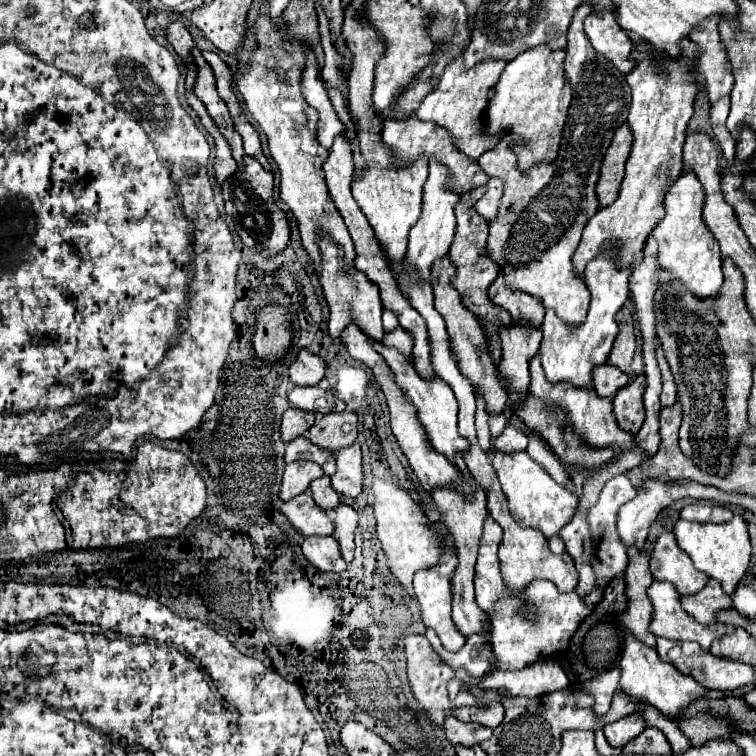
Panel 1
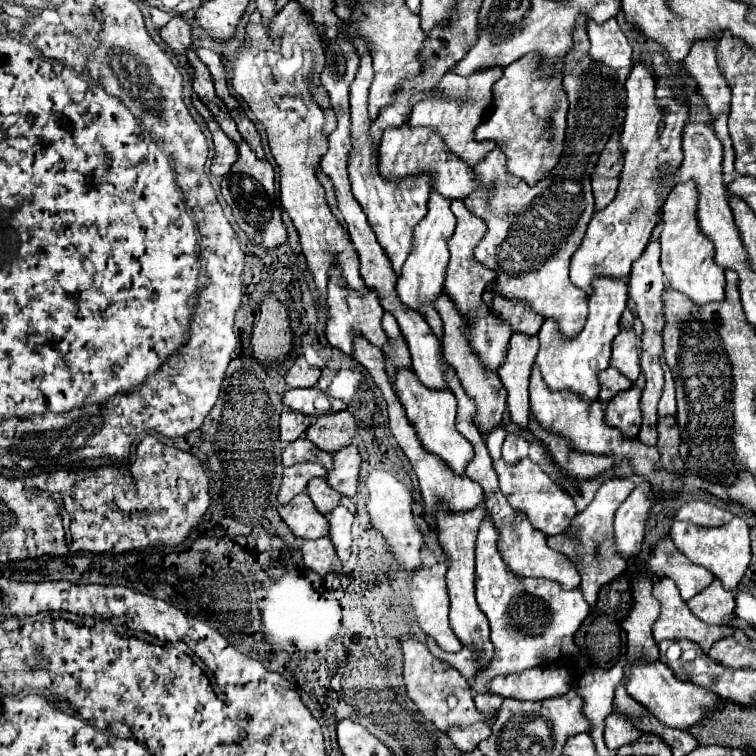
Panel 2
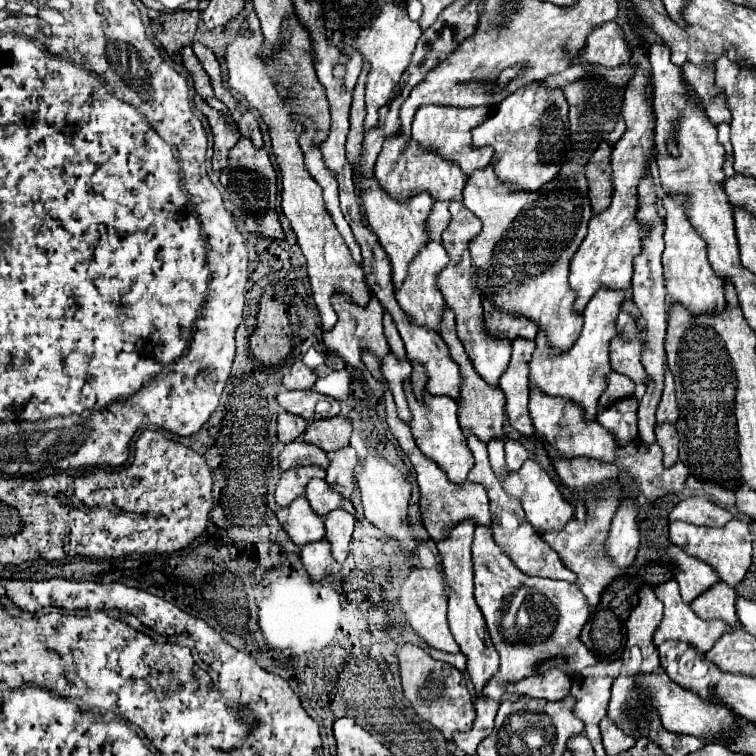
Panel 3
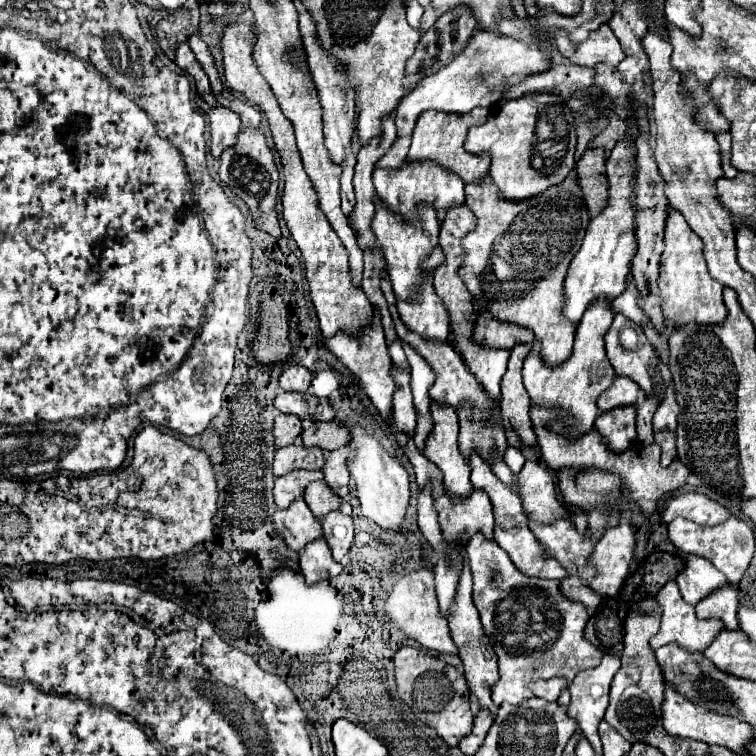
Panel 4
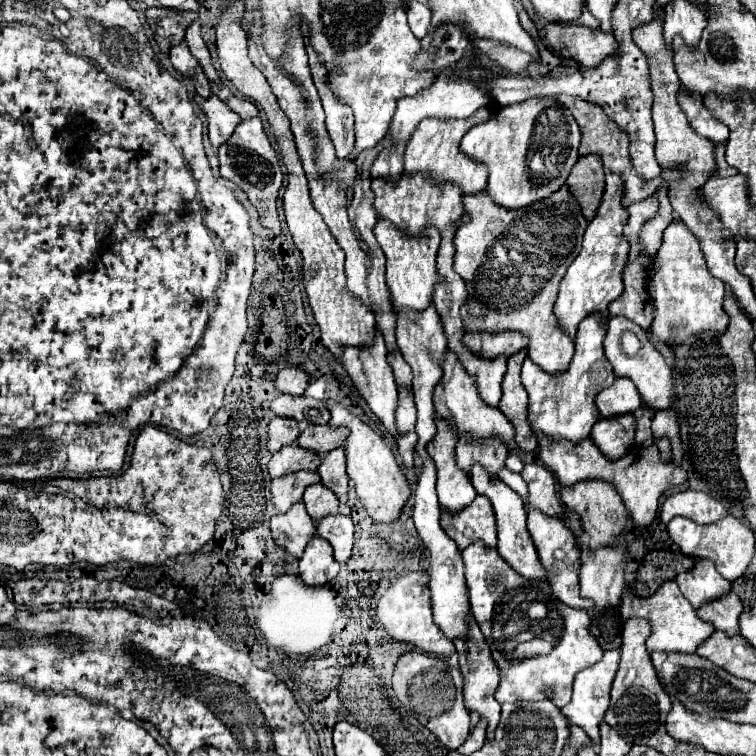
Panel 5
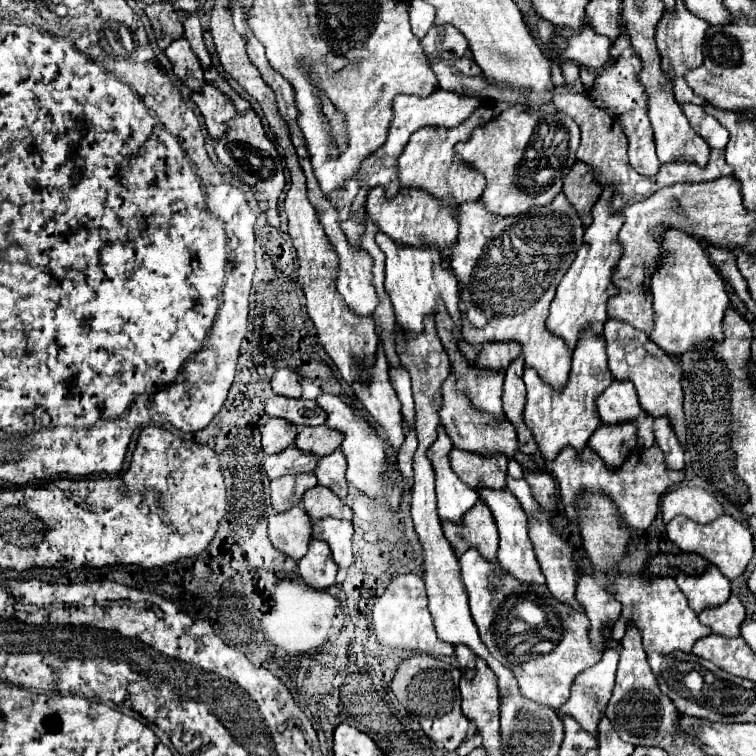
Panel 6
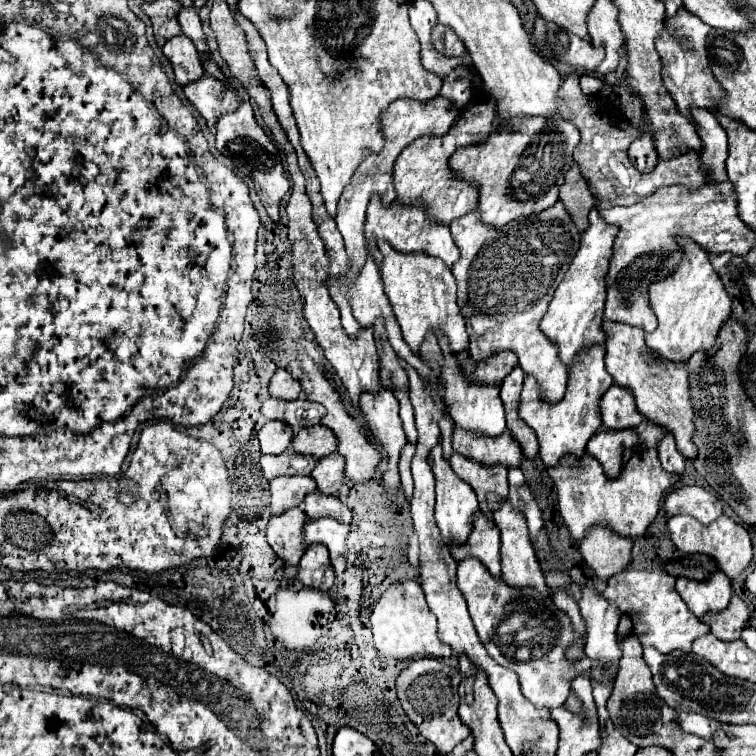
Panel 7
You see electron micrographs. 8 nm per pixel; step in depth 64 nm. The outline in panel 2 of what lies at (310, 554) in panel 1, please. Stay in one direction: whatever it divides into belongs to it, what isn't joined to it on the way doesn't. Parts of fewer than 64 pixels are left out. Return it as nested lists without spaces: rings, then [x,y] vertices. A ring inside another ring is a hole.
[[[328,536],[318,538],[318,540],[306,540],[302,544],[302,556],[304,556],[304,564],[310,570],[318,572],[320,576],[342,570],[342,562],[336,556],[334,544],[332,544],[332,540]]]

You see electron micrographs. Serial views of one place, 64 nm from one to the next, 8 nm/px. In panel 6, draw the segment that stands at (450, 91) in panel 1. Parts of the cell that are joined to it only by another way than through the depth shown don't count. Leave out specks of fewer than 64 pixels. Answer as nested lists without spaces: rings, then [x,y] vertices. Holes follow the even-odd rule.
[[[476,110],[468,120],[464,120],[456,128],[438,128],[438,126],[428,128],[428,126],[424,126],[418,132],[414,132],[410,136],[400,160],[398,160],[400,186],[402,188],[422,188],[422,190],[434,194],[436,198],[452,196],[456,200],[456,204],[462,204],[466,200],[476,200],[482,194],[486,180],[480,172],[476,172],[474,168],[464,164],[464,160],[454,152],[454,146],[458,142],[464,142],[476,126],[486,124],[492,118],[494,118],[492,110]]]

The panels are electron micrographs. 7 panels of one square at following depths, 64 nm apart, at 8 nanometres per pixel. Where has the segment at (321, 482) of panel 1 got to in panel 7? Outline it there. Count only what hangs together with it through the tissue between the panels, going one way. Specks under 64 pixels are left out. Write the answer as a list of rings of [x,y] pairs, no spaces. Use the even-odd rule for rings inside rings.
[[[310,492],[304,498],[304,512],[310,520],[314,518],[336,518],[336,520],[344,520],[348,522],[350,512],[346,510],[346,506],[332,494],[322,494],[322,492]]]

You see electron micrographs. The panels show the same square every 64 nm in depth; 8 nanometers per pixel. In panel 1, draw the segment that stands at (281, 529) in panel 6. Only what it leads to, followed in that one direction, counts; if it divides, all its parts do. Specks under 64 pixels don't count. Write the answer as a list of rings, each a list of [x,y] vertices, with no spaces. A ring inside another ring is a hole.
[[[310,490],[288,502],[282,502],[280,512],[286,514],[292,526],[304,536],[330,536],[334,532],[332,518],[328,516],[328,512],[316,506]]]

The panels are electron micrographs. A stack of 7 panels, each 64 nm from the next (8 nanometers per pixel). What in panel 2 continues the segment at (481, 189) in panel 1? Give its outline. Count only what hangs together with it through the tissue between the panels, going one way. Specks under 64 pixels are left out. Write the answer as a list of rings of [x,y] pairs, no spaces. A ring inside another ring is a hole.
[[[454,200],[452,202],[452,212],[458,220],[456,230],[452,234],[452,238],[448,240],[448,248],[450,248],[450,262],[448,262],[448,270],[446,270],[446,280],[444,280],[444,290],[448,292],[448,296],[454,300],[454,304],[458,306],[458,310],[462,312],[464,320],[466,320],[466,336],[472,344],[472,350],[480,356],[480,360],[484,362],[484,366],[488,370],[498,370],[502,360],[504,360],[504,352],[508,346],[508,340],[512,336],[512,328],[508,328],[508,324],[504,324],[504,320],[498,320],[496,314],[490,312],[490,308],[482,302],[482,292],[488,286],[488,282],[492,282],[496,278],[496,272],[492,272],[490,268],[486,268],[484,264],[480,264],[474,258],[474,248],[476,244],[484,238],[486,234],[486,224],[482,218],[474,216],[466,206],[464,200]]]

